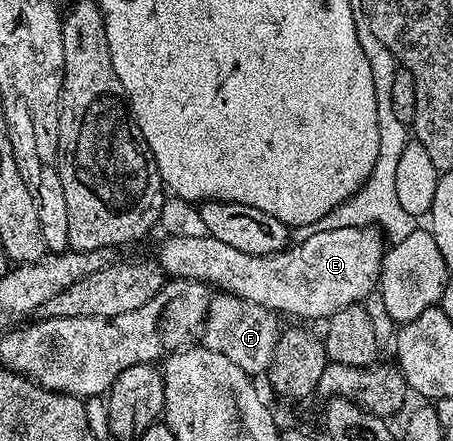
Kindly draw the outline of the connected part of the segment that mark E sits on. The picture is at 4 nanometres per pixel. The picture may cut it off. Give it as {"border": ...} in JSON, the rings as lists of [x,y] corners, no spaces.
{"border":[[[376,226],[319,230],[296,246],[267,256],[243,254],[243,250],[235,250],[210,235],[203,238],[165,236],[162,241],[155,259],[166,277],[198,280],[206,286],[215,284],[222,293],[250,300],[278,314],[302,316],[305,322],[324,321],[347,306],[361,304],[364,296],[372,292],[374,295],[387,251],[386,237]]]}

